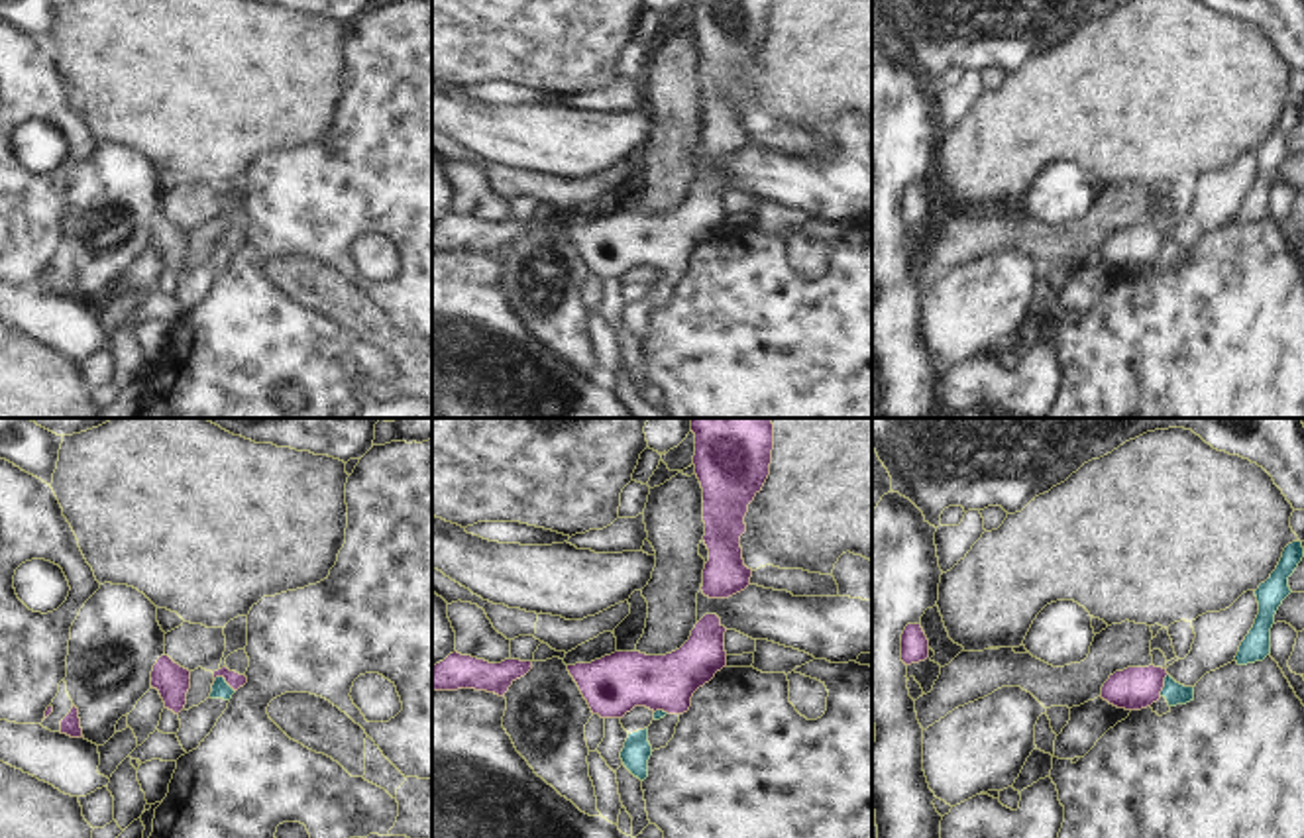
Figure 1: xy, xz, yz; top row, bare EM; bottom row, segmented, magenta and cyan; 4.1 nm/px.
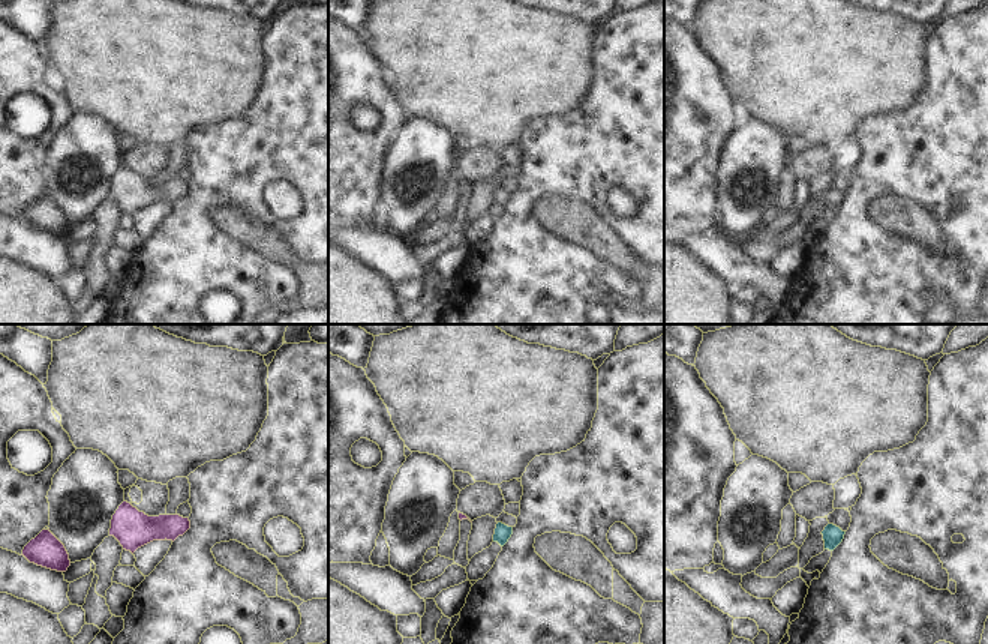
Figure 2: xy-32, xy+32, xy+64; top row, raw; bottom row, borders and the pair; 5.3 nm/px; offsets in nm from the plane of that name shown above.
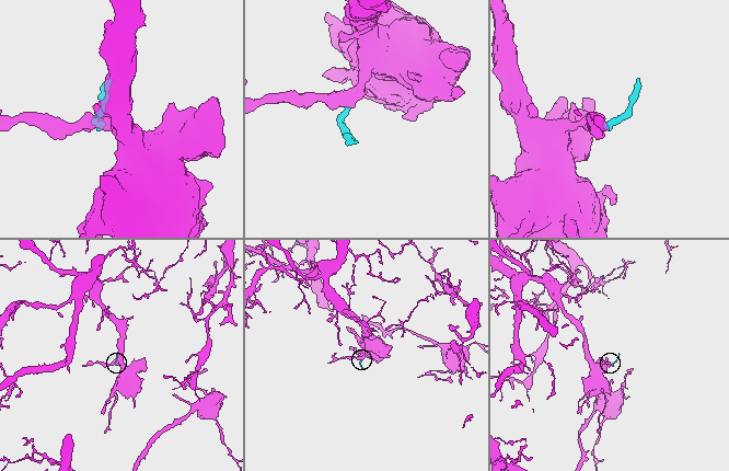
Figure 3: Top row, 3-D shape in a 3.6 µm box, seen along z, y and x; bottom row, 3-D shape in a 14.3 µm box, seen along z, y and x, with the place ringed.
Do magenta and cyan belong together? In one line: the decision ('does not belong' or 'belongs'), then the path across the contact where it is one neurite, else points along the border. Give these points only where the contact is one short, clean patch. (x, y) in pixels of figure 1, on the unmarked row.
does not belong | along xy (215, 238), (222, 238), (234, 252)

